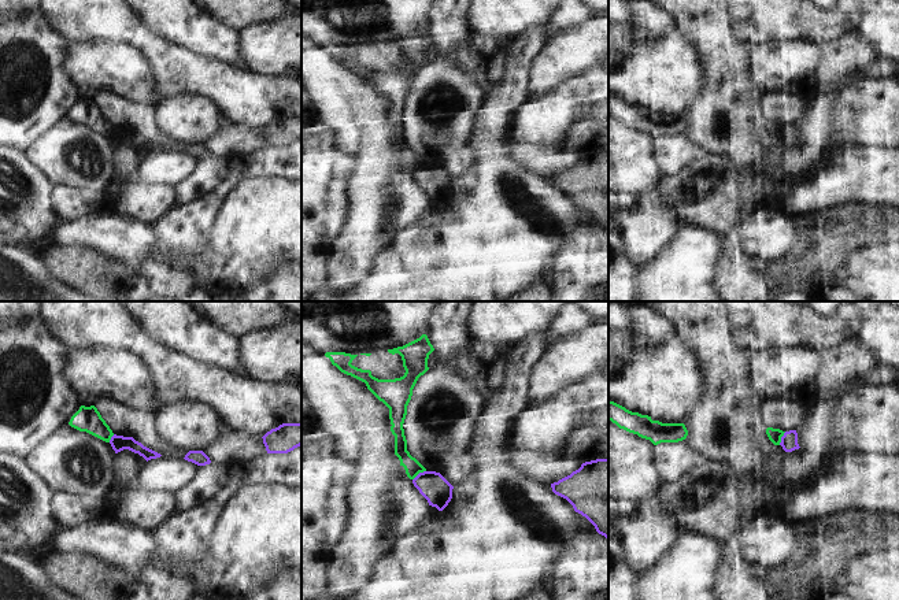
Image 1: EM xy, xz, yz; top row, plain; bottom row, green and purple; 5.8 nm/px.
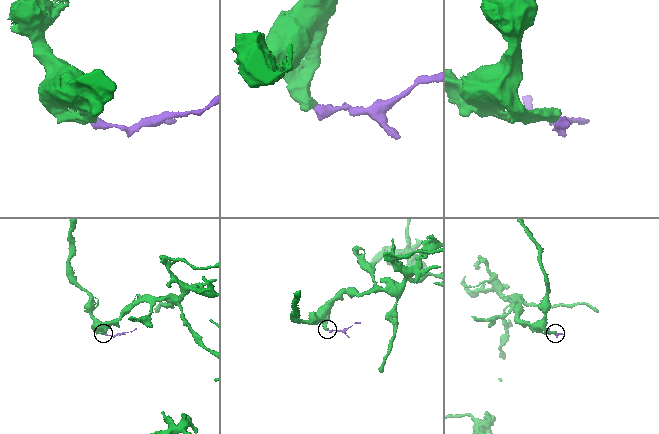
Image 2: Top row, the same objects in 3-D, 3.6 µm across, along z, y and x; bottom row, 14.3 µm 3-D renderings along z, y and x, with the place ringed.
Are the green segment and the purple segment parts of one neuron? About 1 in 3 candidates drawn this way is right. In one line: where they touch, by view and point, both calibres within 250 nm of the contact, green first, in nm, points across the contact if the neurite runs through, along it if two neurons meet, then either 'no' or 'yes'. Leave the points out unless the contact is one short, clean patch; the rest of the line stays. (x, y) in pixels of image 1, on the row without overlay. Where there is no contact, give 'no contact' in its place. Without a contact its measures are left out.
meets green in xz at (418, 166); 100 nm thick on the green side, 170 nm on the other; border along xz (425, 163), (413, 173); no

